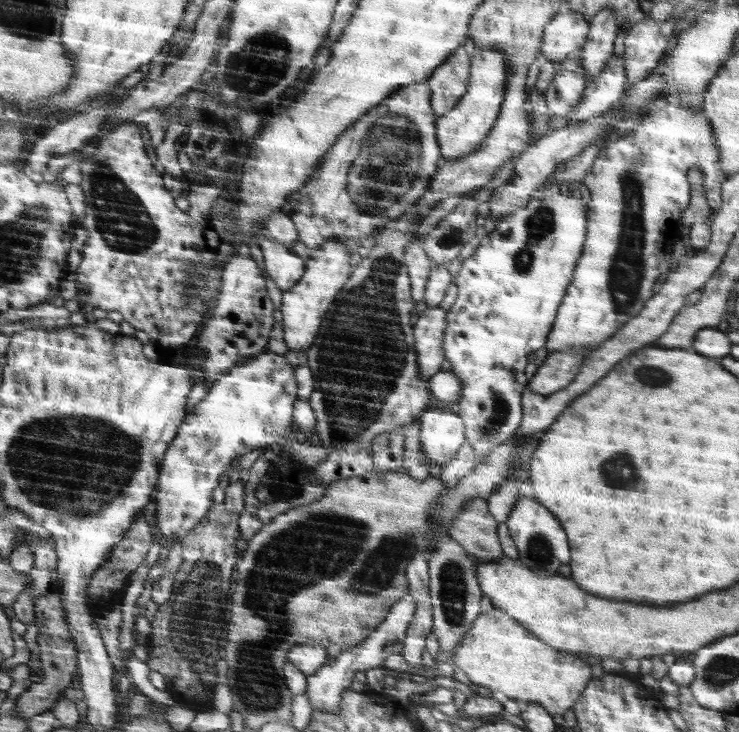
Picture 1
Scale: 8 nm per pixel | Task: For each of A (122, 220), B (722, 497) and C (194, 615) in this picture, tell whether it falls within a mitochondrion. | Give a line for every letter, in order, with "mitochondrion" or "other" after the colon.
A: mitochondrion
B: other
C: mitochondrion

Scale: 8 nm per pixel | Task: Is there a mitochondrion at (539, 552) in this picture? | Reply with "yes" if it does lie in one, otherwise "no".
yes

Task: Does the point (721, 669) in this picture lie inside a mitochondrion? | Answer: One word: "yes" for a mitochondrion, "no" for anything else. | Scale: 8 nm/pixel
yes

